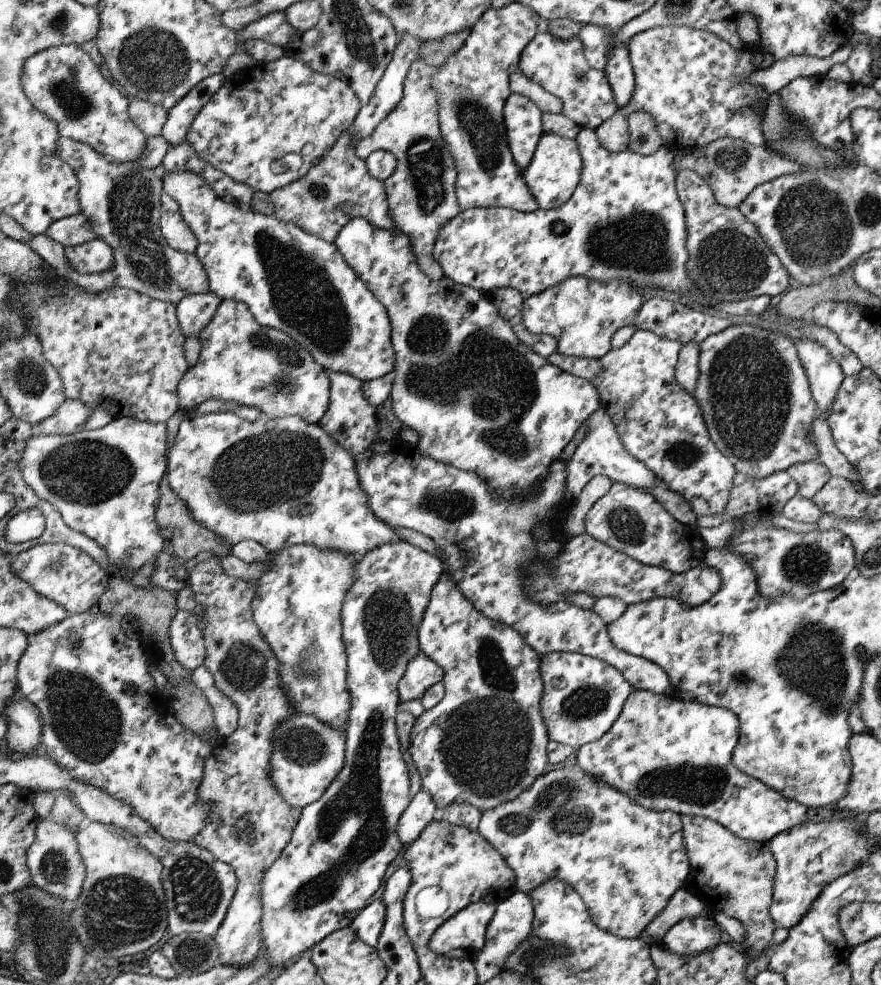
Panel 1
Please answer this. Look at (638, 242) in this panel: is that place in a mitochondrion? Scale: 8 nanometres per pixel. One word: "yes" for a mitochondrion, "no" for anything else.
yes

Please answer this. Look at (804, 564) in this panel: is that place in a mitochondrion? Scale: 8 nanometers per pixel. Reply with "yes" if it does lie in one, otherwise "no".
yes

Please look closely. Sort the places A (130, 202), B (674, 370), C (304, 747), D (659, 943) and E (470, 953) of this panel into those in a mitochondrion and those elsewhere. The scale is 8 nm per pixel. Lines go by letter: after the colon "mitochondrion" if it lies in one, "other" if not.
A: mitochondrion
B: other
C: mitochondrion
D: other
E: other

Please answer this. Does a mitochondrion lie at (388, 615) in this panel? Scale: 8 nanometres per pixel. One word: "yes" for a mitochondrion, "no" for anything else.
yes

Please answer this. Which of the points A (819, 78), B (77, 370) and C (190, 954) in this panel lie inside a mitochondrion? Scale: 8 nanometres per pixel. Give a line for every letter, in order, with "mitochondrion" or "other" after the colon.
A: other
B: other
C: mitochondrion

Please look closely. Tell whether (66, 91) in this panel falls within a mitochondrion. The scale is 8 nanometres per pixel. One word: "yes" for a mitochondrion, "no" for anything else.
yes

